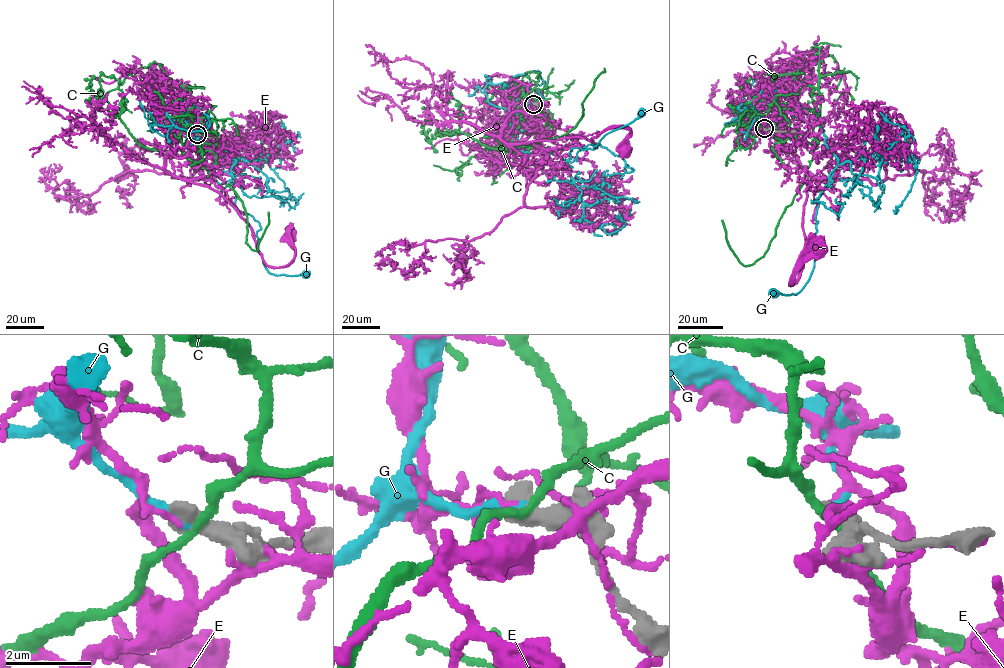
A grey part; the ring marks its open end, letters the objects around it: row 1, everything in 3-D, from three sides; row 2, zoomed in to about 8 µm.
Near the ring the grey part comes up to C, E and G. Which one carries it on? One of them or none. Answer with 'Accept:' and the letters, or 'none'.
Accept: G

